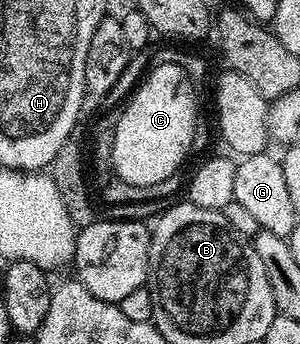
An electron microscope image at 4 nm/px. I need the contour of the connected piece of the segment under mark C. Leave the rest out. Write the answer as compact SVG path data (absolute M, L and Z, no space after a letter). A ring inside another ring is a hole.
M157 63L153 65L154 69L145 77L145 82L141 85L141 90L130 99L125 105L125 110L120 110L117 118L117 126L113 132L113 171L115 176L123 179L123 183L131 183L135 187L147 187L155 183L163 183L174 176L173 172L185 161L185 156L189 153L189 148L193 145L193 136L197 133L197 92L198 90L192 83L182 65L177 63Z

